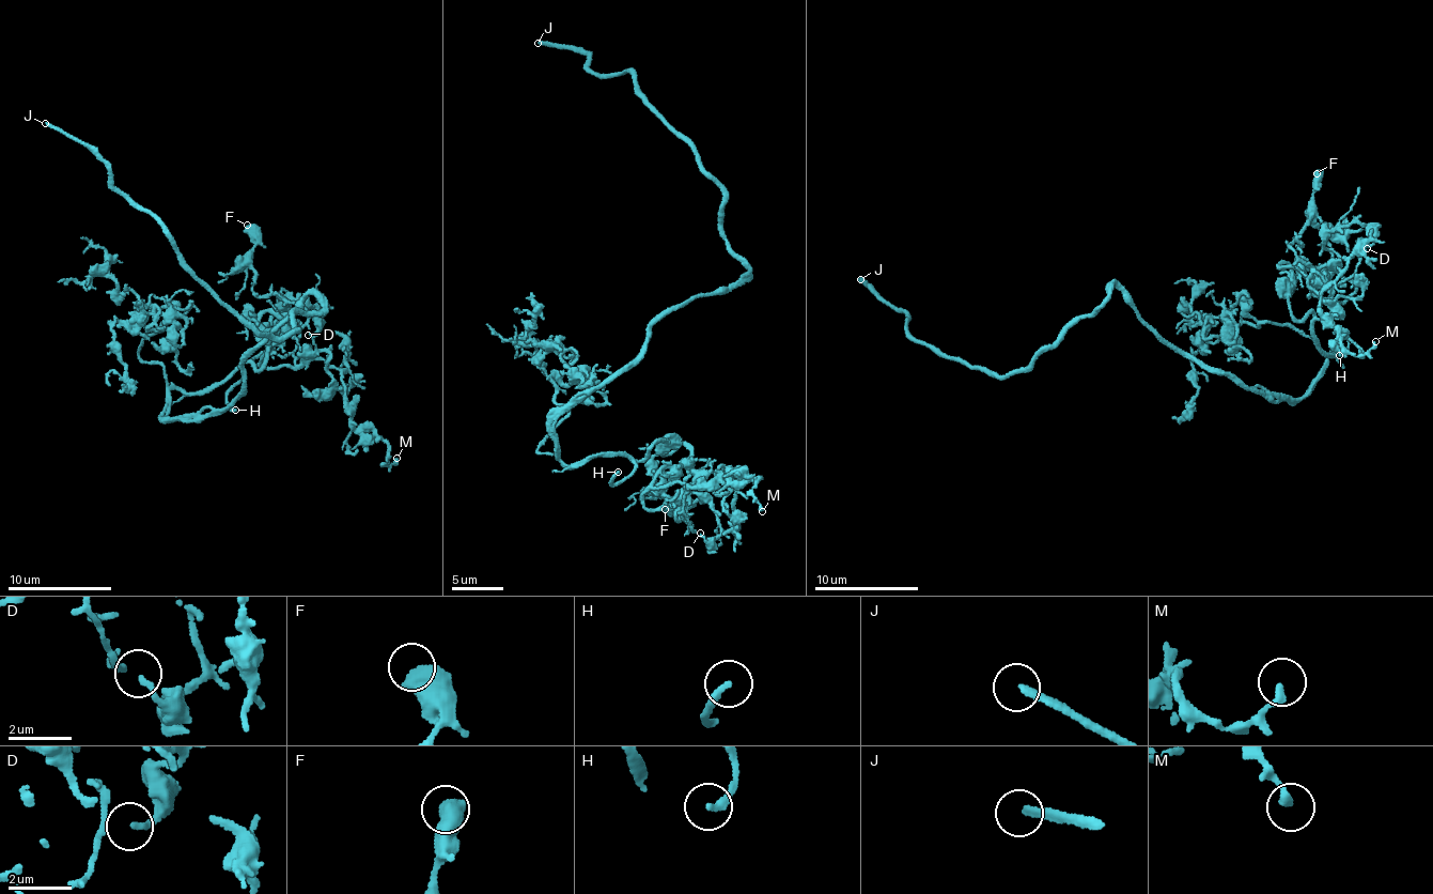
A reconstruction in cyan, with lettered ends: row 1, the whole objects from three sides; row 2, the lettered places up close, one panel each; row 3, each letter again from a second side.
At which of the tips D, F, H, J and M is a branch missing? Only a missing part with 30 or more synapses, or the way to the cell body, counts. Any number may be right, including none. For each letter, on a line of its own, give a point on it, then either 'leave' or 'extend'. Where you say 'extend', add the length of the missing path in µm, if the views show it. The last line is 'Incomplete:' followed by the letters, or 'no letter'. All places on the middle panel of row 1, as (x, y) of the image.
D: at (700, 533); leave
F: at (665, 509); leave
H: at (618, 472); extend; about 60 µm are missing
J: at (538, 43); extend; about 30 µm are missing
M: at (762, 511); leave
Incomplete: H, J

